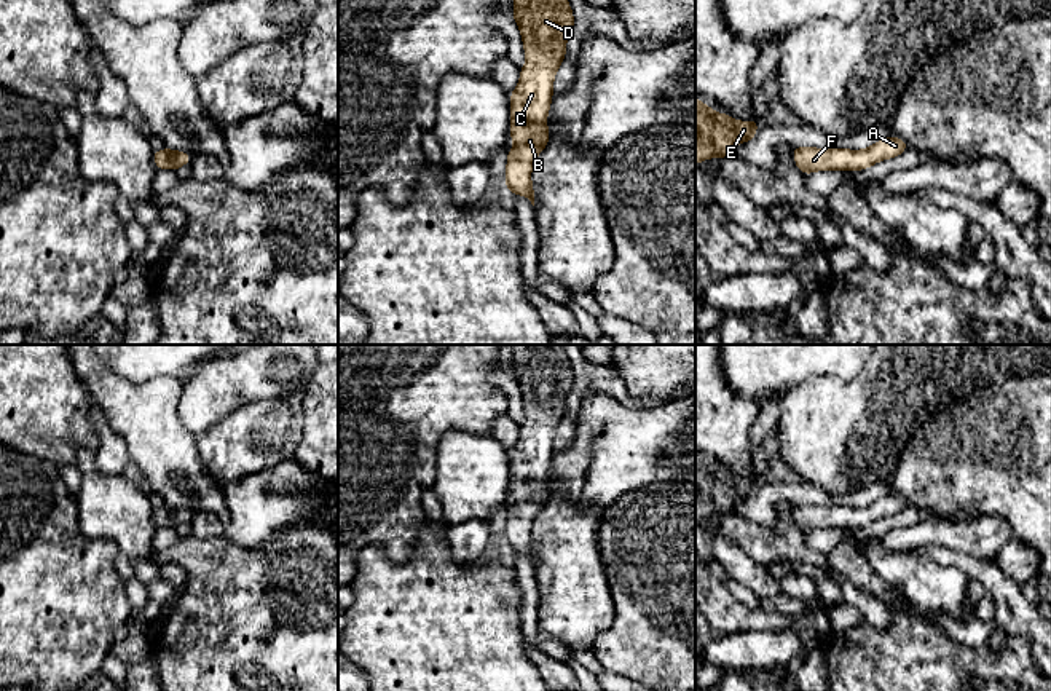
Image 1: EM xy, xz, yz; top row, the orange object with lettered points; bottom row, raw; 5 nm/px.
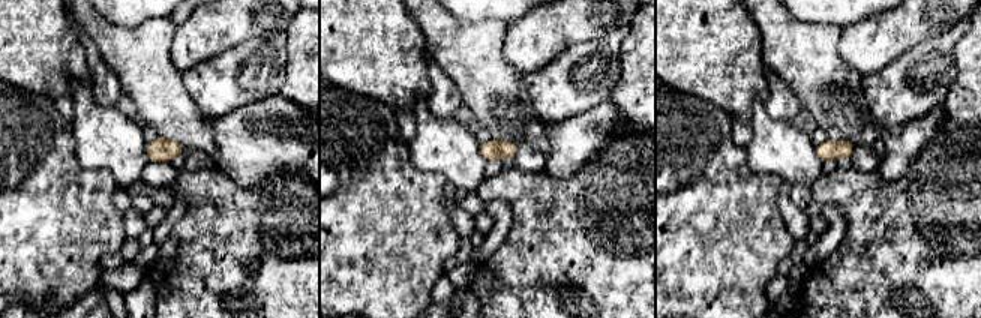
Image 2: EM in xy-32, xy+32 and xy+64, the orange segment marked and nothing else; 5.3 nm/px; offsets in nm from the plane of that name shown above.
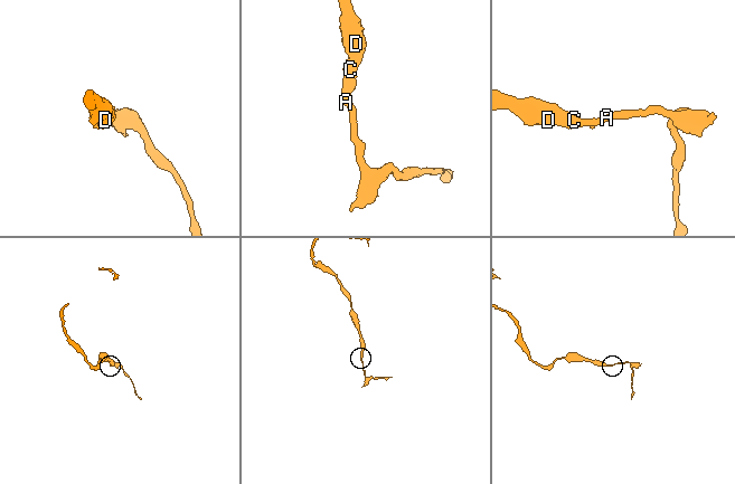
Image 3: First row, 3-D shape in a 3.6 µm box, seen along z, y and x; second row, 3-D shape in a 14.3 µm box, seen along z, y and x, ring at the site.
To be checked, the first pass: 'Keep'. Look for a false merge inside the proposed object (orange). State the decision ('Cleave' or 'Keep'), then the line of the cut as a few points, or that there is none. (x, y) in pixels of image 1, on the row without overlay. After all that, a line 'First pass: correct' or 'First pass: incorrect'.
Keep. No split
First pass: correct

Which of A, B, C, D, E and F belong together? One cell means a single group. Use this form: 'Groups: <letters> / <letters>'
Groups: A B C D E F

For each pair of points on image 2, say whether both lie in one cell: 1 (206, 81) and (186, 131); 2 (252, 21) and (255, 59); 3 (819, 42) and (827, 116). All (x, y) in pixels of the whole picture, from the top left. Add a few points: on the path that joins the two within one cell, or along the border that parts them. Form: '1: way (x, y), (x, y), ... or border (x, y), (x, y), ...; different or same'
1: border (180, 74), (206, 116), (231, 113); different
2: border (276, 36), (243, 39), (222, 53); different
3: way (819, 60), (819, 78), (827, 87), (827, 98); same

